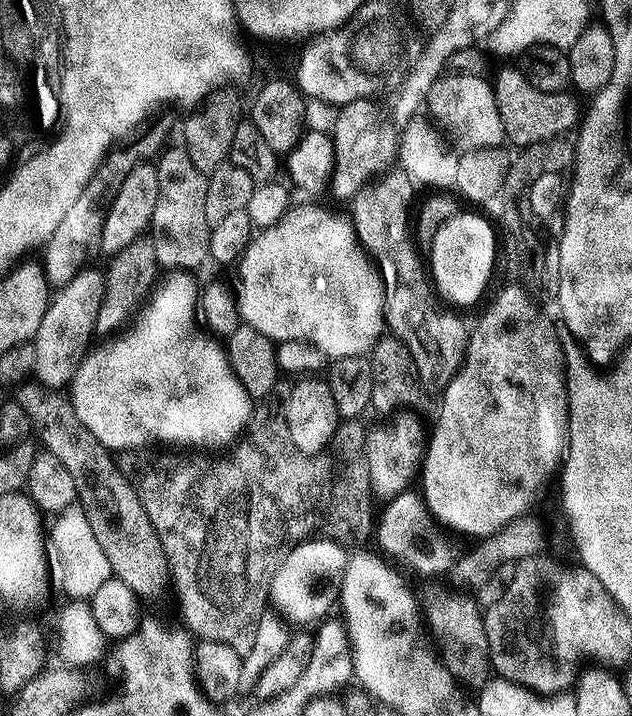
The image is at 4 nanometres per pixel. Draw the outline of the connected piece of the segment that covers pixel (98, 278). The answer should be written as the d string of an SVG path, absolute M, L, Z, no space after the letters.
M92 266L85 267L64 288L49 299L48 309L34 337L36 346L35 379L45 388L64 390L71 385L72 378L89 351L92 331L96 319L101 318L106 295L106 276L95 272Z

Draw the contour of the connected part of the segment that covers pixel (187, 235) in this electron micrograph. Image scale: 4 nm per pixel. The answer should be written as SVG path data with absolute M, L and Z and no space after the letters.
M182 146L169 147L156 164L158 202L150 225L150 239L156 251L156 264L168 270L196 270L200 260L207 261L212 233L206 222L206 186L208 177L190 162L190 154Z

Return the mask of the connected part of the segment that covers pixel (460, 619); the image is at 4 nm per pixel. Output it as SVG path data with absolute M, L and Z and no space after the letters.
M438 582L438 592L430 592L428 601L425 604L423 601L422 616L427 627L429 624L433 634L436 635L435 647L438 649L440 661L446 666L446 670L457 685L465 689L466 687L473 690L481 689L493 675L492 651L486 638L481 609L476 609L475 602L466 593L454 593L447 583Z

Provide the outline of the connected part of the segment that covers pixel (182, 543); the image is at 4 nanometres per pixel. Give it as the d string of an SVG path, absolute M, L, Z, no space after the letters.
M344 422L337 427L334 437L336 452L332 454L307 455L298 446L294 446L294 438L288 440L284 436L284 444L280 444L280 436L272 436L272 428L268 428L268 436L260 440L260 436L250 436L247 432L241 435L234 447L221 460L203 460L200 454L184 454L188 456L144 456L136 460L137 453L132 450L124 450L119 453L118 463L120 471L129 477L140 493L140 501L150 518L153 528L160 537L163 545L164 555L167 557L170 567L170 580L176 584L176 596L180 599L180 610L184 614L187 631L193 637L200 640L213 640L230 646L230 650L246 653L256 645L260 623L266 618L264 612L270 608L270 589L272 587L272 576L280 566L280 561L292 551L293 548L304 543L306 540L333 540L335 544L352 546L355 540L364 540L368 535L373 535L374 518L372 522L372 479L368 473L368 457L364 455L364 442L366 439L365 425L360 422Z

